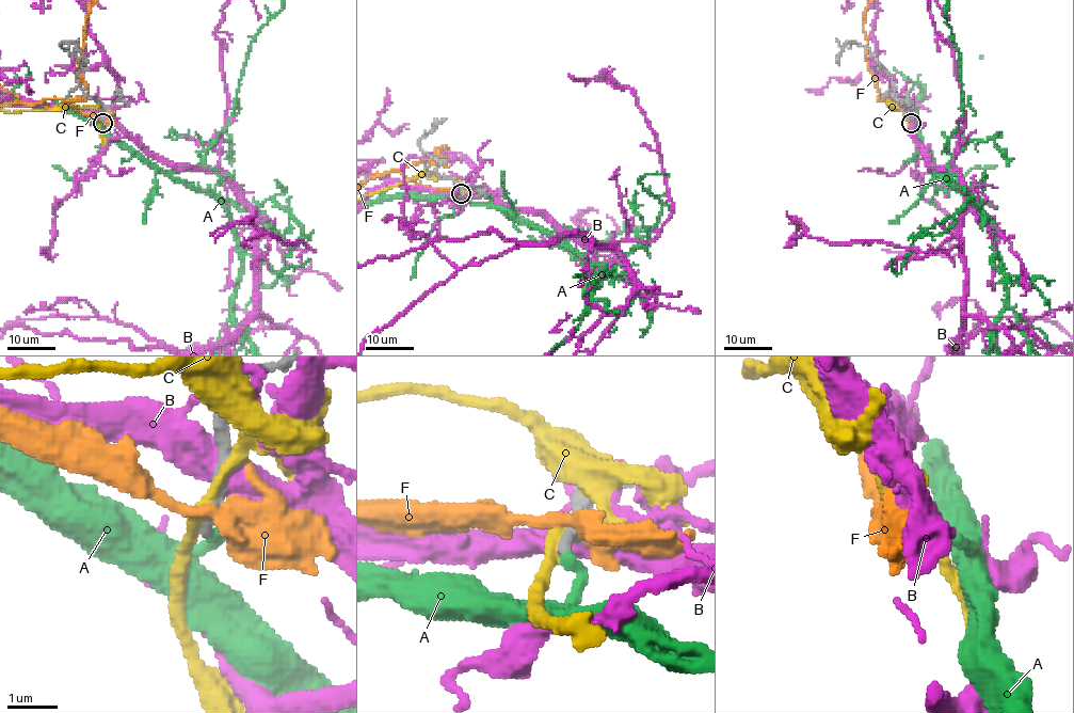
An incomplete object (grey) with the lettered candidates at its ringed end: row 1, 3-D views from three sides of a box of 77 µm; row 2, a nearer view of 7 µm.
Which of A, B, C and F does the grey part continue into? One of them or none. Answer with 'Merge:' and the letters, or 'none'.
Merge: A

